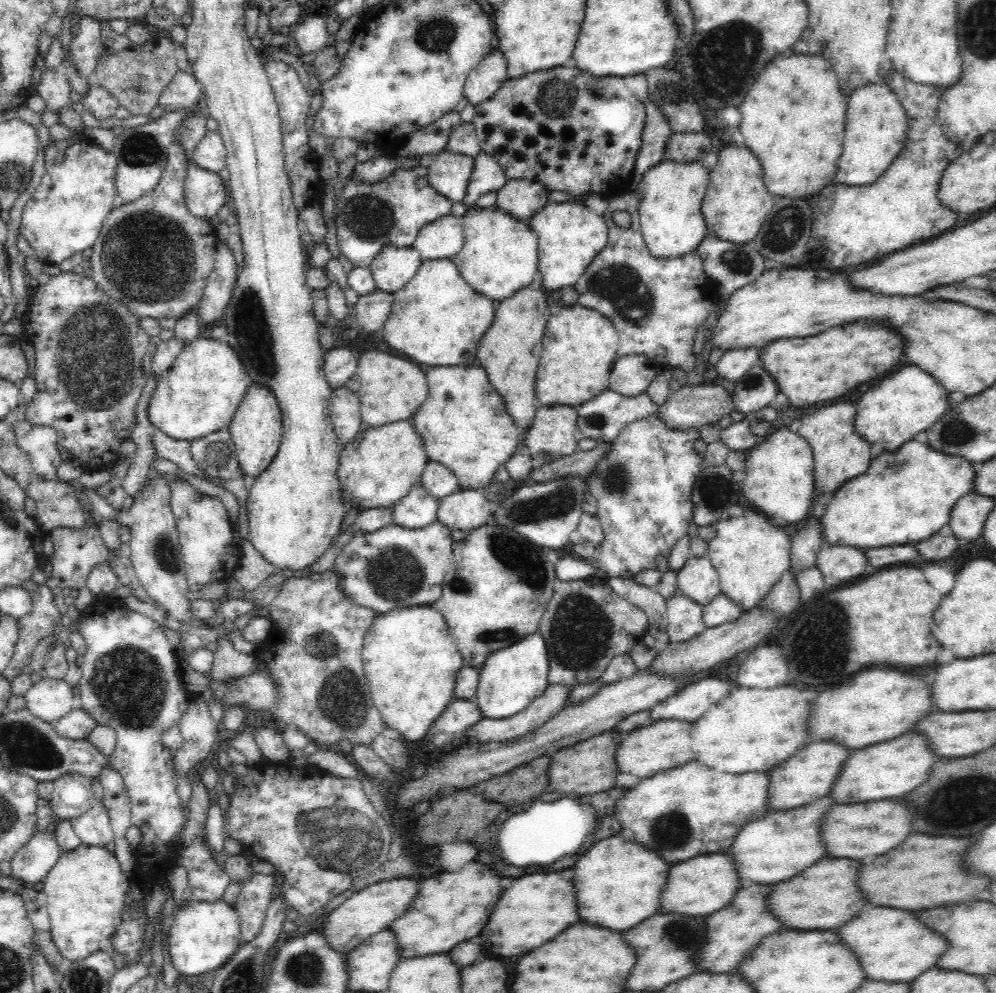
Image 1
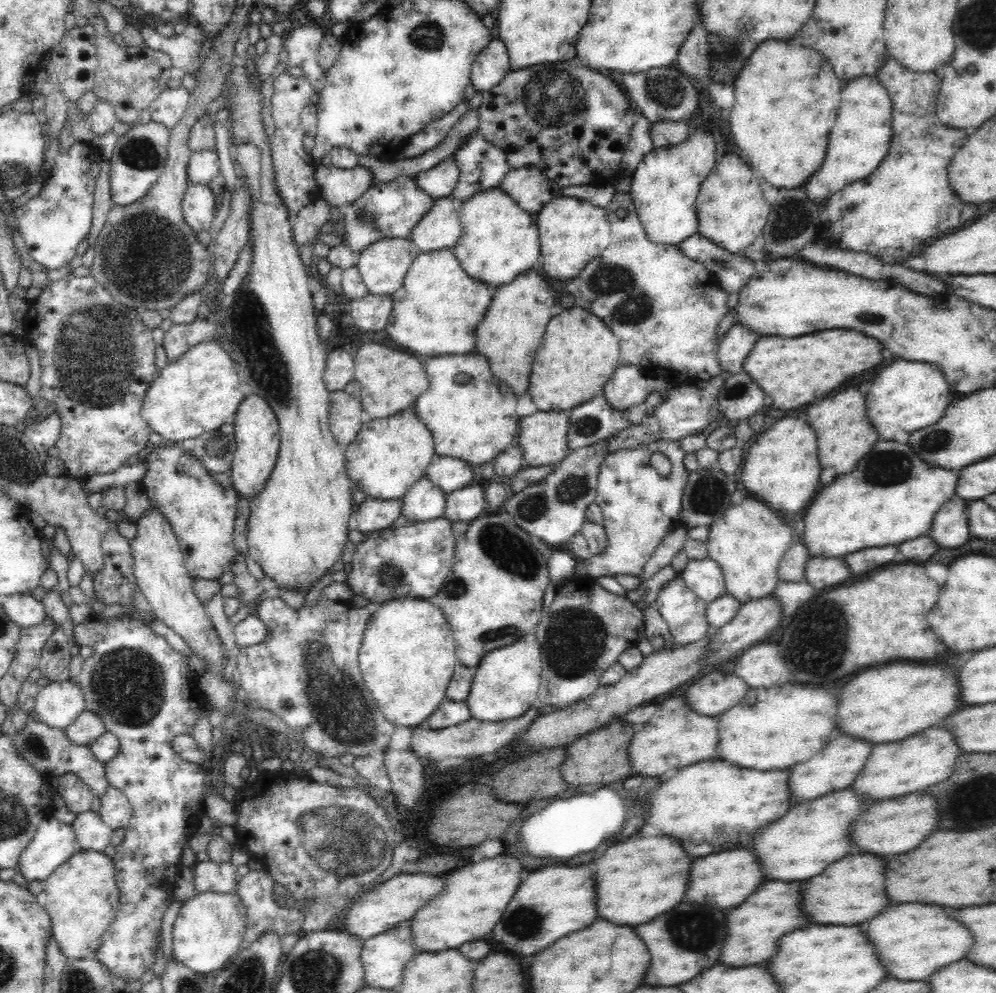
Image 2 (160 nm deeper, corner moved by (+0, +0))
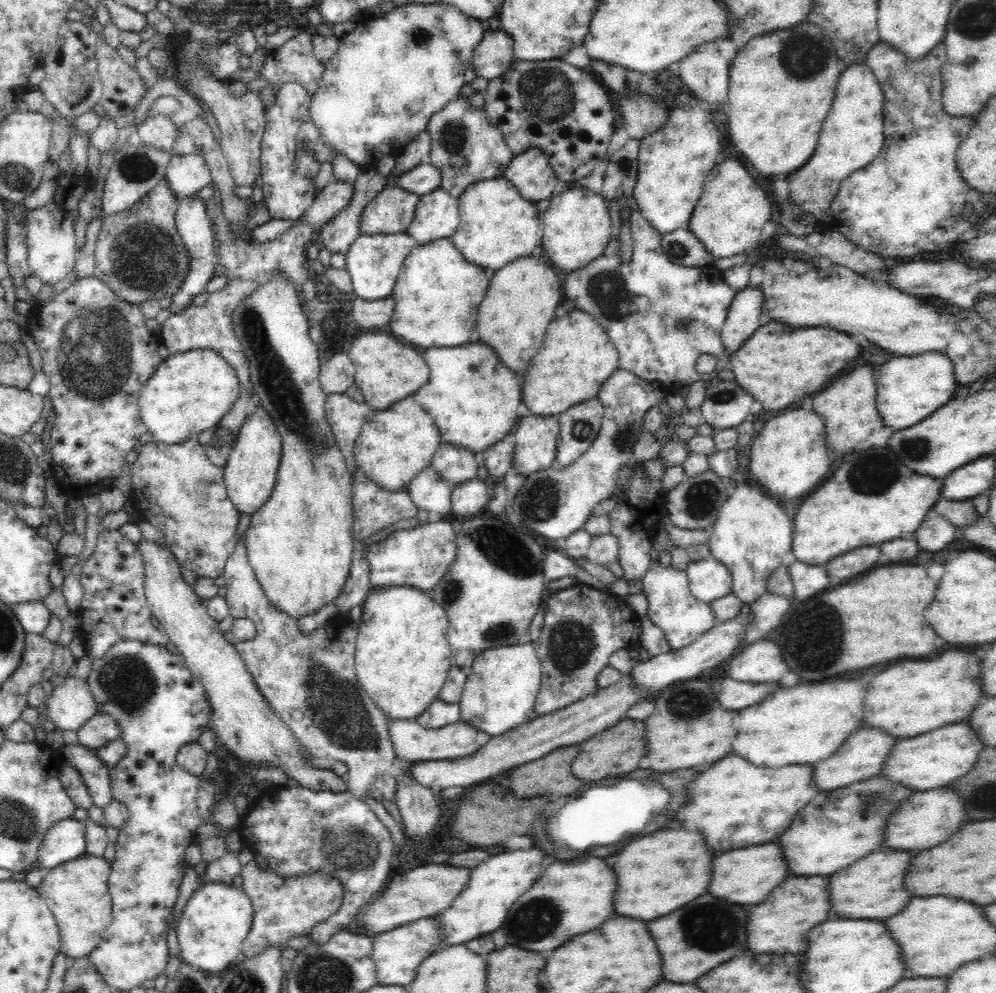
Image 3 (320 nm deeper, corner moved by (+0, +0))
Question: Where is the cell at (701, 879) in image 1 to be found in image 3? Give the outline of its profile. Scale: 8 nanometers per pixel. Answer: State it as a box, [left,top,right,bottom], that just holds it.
[708,842,788,904]

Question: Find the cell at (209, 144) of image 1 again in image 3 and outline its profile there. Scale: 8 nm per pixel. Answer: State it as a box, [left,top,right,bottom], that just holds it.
[164,153,212,201]

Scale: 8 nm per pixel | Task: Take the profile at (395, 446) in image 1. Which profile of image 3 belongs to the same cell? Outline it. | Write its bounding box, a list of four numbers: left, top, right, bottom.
[353,394,441,491]

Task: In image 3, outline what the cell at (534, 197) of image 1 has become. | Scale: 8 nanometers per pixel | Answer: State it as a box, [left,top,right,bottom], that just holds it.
[503,147,558,202]

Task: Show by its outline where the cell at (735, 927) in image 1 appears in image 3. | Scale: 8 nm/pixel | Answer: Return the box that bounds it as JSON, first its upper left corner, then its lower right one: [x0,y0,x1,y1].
[748,876,830,954]

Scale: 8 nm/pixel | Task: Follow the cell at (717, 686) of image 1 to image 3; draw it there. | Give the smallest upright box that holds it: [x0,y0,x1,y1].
[712,676,774,710]

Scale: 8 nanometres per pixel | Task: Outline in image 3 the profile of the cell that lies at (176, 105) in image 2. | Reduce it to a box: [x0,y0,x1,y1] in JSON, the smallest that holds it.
[137,115,179,154]

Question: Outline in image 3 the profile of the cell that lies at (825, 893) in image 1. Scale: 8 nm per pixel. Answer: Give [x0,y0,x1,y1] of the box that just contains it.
[830,850,912,920]

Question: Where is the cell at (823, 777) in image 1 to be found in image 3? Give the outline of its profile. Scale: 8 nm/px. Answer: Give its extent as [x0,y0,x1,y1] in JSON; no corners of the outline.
[814,727,898,791]

